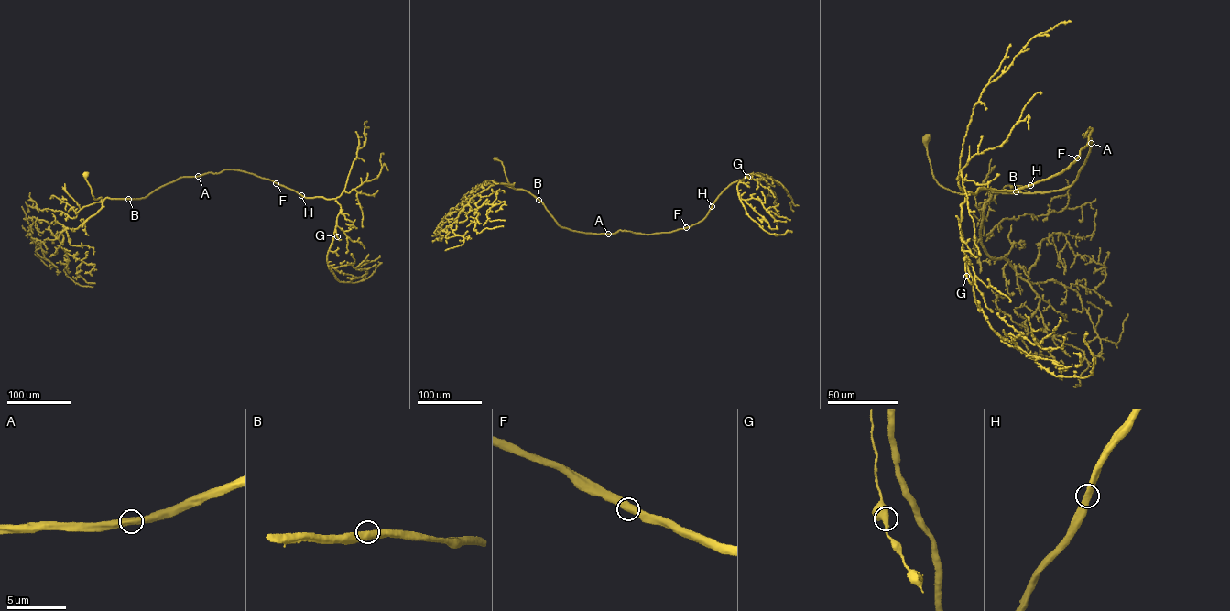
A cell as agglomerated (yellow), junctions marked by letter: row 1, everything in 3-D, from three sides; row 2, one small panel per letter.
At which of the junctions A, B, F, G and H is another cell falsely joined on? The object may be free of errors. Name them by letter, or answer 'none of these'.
none of these

